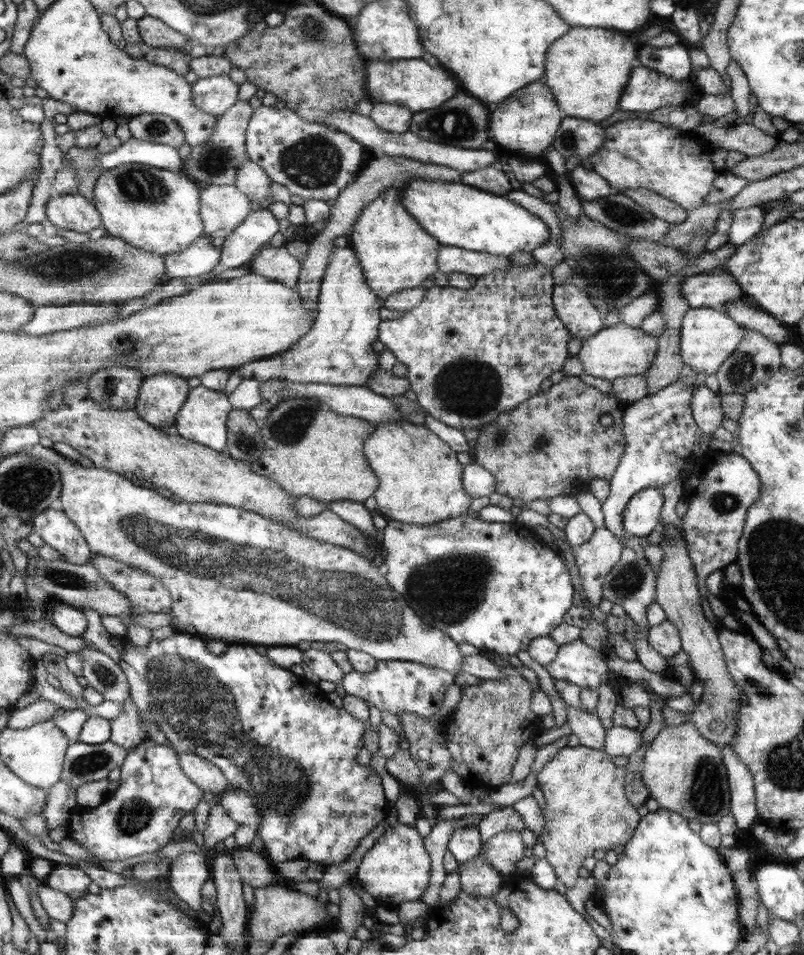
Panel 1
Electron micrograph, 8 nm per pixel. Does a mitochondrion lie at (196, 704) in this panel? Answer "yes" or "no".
yes

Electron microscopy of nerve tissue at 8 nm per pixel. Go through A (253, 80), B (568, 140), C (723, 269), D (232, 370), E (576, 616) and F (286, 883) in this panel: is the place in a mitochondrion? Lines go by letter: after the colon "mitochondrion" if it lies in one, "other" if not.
A: other
B: mitochondrion
C: other
D: other
E: other
F: other

